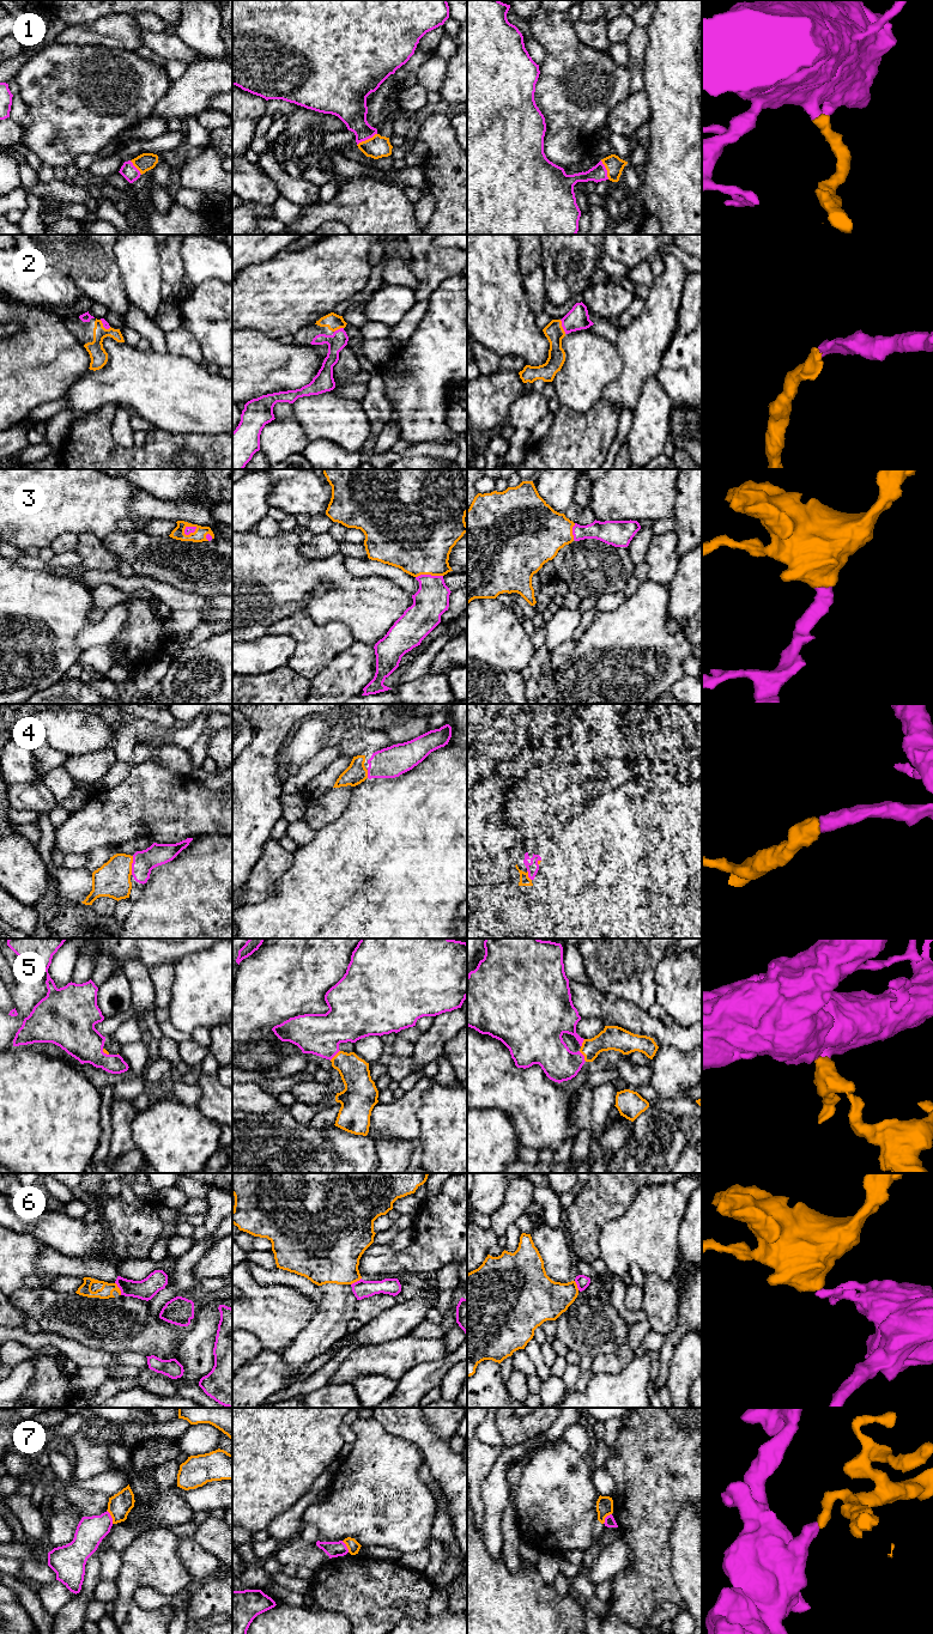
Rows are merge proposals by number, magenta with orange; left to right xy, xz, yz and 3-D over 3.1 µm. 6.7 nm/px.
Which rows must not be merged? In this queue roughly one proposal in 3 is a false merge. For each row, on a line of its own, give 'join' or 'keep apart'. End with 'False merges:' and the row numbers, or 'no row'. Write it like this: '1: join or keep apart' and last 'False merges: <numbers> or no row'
1: join
2: join
3: join
4: join
5: join
6: keep apart
7: keep apart
False merges: 6, 7

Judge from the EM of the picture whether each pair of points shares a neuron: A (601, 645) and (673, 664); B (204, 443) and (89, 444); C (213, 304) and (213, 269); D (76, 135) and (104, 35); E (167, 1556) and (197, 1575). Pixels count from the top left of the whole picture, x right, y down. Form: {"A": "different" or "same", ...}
{"A": "same", "B": "same", "C": "different", "D": "different", "E": "different"}

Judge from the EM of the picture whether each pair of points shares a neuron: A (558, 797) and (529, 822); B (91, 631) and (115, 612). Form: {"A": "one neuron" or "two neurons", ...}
{"A": "one neuron", "B": "one neuron"}

